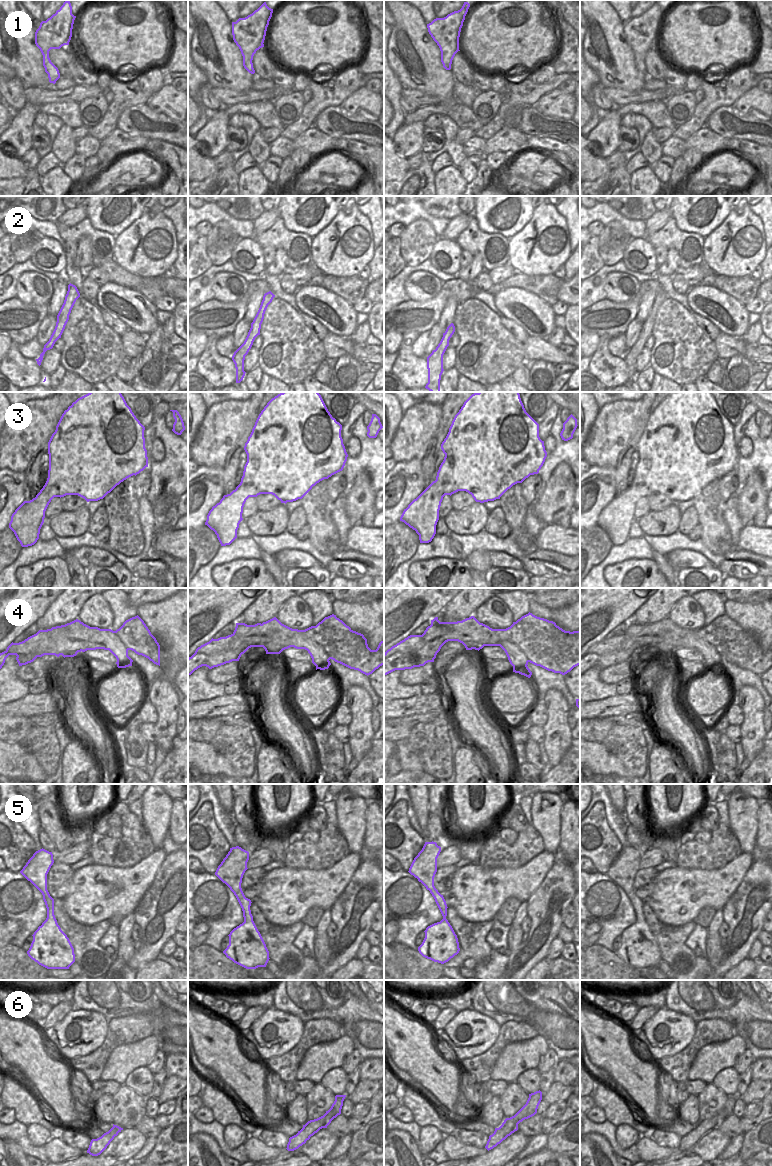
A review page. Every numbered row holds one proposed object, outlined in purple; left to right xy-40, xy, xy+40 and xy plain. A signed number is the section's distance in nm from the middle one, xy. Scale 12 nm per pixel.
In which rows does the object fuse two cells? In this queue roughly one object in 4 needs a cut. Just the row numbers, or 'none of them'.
4

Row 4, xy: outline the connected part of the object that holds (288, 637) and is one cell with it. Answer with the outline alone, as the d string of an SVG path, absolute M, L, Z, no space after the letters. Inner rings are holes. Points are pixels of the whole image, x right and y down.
M271 622L266 625L263 625L261 623L257 623L255 625L245 624L245 625L242 625L241 627L243 629L259 629L259 630L266 629L266 630L279 631L279 636L275 638L274 641L270 643L265 643L263 646L251 646L251 647L263 647L266 651L266 654L280 654L283 650L288 649L290 647L294 647L296 649L305 649L308 651L308 653L310 654L312 658L312 663L316 666L316 670L317 669L325 670L325 669L328 669L329 666L331 665L329 661L330 660L329 654L324 650L324 648L320 644L306 637L303 630L292 629L278 622Z

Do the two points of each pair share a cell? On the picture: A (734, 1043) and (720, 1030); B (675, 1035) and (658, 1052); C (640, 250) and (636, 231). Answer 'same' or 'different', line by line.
A: different
B: same
C: different

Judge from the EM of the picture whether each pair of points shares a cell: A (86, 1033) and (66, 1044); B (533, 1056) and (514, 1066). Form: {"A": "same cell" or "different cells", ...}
{"A": "same cell", "B": "same cell"}

